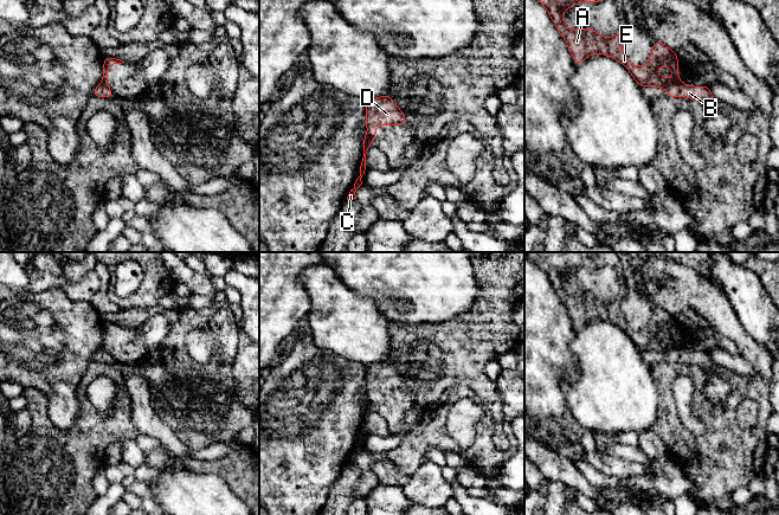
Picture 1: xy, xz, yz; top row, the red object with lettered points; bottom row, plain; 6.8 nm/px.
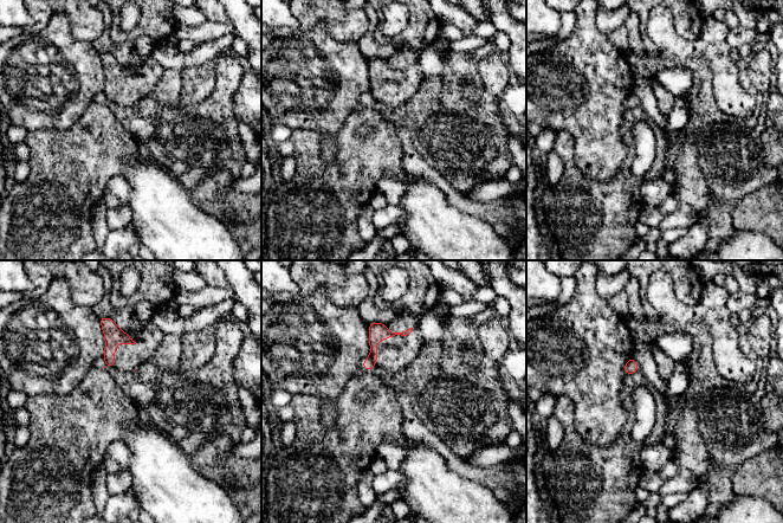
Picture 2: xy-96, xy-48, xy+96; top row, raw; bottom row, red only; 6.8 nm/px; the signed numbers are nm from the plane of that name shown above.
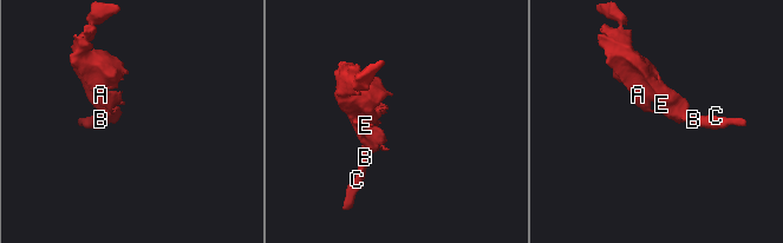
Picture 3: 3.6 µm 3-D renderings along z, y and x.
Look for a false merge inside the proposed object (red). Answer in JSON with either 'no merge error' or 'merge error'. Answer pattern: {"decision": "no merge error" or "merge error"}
{"decision": "merge error"}

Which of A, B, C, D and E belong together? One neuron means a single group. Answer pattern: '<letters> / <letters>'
A D E / B C

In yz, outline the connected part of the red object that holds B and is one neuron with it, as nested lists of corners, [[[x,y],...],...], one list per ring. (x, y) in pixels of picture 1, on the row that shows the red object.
[[[676,83],[672,84],[664,95],[668,97],[687,97],[706,104],[715,103],[717,101],[713,97],[708,85],[693,86],[685,83]]]

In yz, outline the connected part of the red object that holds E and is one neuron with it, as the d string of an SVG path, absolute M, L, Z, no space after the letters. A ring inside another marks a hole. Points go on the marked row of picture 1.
M539 0L547 9L555 27L567 43L575 64L581 64L588 56L601 53L622 63L632 75L639 86L658 86L664 90L668 84L680 83L678 57L664 43L655 41L649 62L645 66L633 65L625 56L620 39L624 30L611 37L604 38L590 27L569 30L564 22L564 11L579 2L601 2L604 0ZM659 65L668 66L672 72L669 81L657 73Z

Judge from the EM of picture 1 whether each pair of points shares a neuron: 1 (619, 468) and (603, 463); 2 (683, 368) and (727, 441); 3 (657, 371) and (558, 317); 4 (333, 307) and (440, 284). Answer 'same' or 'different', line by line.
1: same
2: same
3: different
4: same

